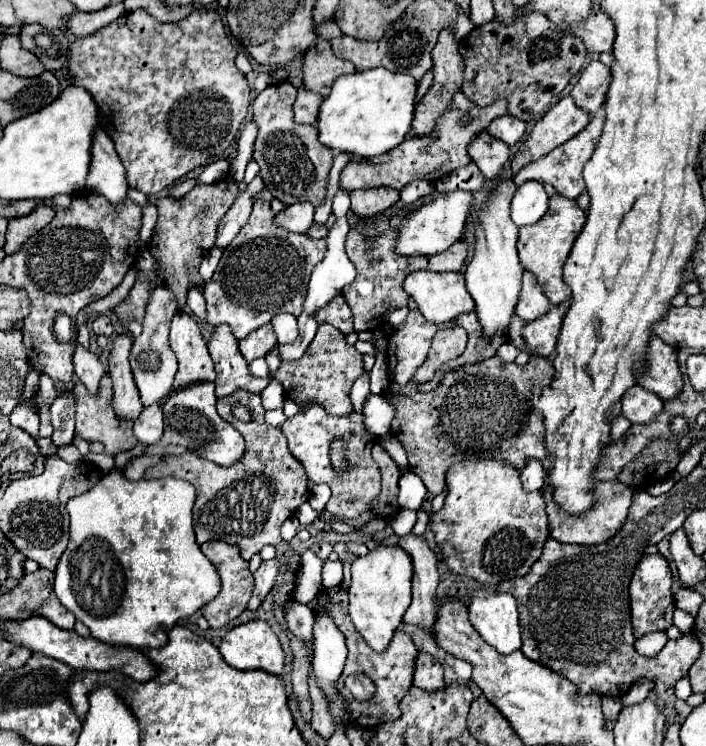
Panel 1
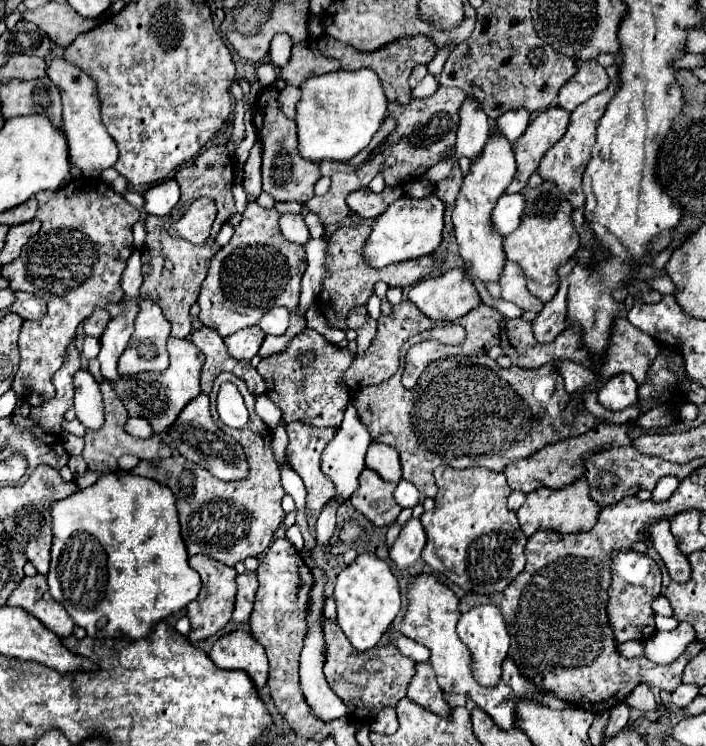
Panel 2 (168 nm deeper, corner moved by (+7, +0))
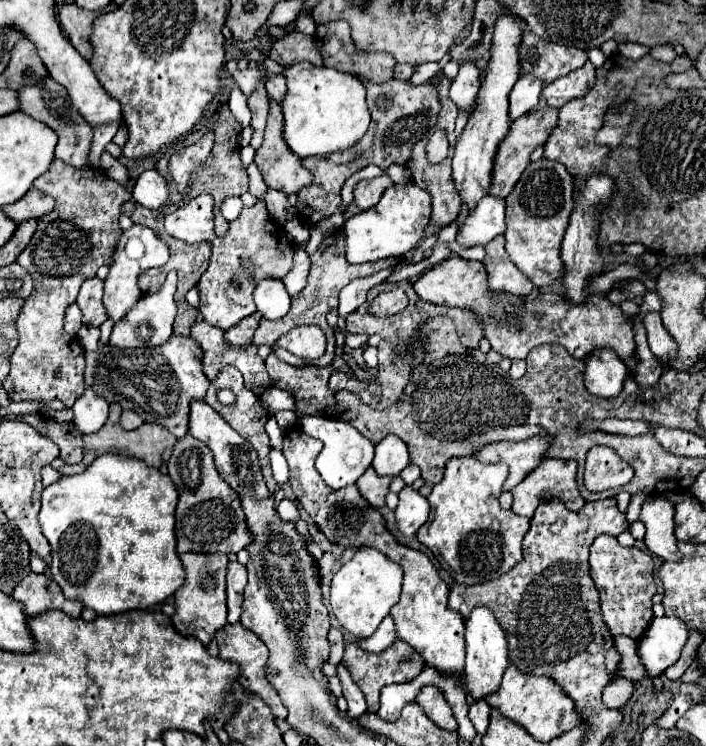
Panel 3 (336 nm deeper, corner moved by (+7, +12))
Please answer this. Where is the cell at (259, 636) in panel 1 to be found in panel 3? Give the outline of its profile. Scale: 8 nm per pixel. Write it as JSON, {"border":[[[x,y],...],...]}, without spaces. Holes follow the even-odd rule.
{"border":[[[225,624],[225,626],[215,634],[215,638],[217,638],[217,646],[219,646],[219,656],[221,656],[223,660],[229,660],[229,662],[235,662],[235,664],[241,666],[239,682],[241,682],[247,690],[255,692],[255,694],[273,710],[273,716],[275,716],[275,718],[285,718],[285,716],[287,716],[287,708],[283,706],[281,698],[277,696],[277,690],[275,690],[275,688],[269,684],[269,680],[265,678],[265,664],[267,664],[269,652],[267,652],[265,644],[261,642],[261,638],[259,638],[257,634],[253,634],[251,630],[247,630],[245,626],[241,626],[241,624]]]}

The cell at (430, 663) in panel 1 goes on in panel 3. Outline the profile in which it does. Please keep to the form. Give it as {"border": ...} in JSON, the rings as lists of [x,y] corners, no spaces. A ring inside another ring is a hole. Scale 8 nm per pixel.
{"border":[[[437,686],[421,688],[421,692],[417,694],[415,700],[439,728],[457,730],[457,722],[455,722],[451,708],[449,708],[449,702],[445,700],[445,696],[441,696],[441,690]]]}

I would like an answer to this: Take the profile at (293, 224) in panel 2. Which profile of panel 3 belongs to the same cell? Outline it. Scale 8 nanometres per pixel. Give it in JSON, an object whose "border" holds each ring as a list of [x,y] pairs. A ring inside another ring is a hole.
{"border":[[[267,190],[267,194],[263,196],[267,210],[271,214],[271,218],[283,226],[287,222],[287,196],[285,192],[277,192],[277,190]]]}

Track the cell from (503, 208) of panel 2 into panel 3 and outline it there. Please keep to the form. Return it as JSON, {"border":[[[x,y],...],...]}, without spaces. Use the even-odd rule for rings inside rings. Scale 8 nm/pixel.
{"border":[[[485,196],[479,200],[477,208],[469,212],[461,232],[457,234],[457,242],[465,248],[469,246],[485,246],[489,240],[505,232],[505,198]]]}

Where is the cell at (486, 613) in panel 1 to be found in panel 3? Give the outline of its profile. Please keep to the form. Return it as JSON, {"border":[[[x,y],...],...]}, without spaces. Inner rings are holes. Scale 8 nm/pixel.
{"border":[[[477,606],[465,620],[465,678],[469,696],[473,700],[481,700],[487,694],[495,692],[501,684],[505,668],[511,664],[509,660],[509,646],[507,638],[503,634],[503,628],[499,626],[497,618],[493,616],[493,610],[487,606]]]}

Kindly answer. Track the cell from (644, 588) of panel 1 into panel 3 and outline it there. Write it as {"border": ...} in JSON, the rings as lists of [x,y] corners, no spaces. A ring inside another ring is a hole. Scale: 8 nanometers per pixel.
{"border":[[[609,534],[595,538],[591,546],[591,576],[599,590],[603,620],[613,636],[629,636],[633,640],[639,640],[645,634],[647,626],[653,620],[651,596],[657,592],[653,570],[653,558],[639,548],[621,546],[617,538]]]}

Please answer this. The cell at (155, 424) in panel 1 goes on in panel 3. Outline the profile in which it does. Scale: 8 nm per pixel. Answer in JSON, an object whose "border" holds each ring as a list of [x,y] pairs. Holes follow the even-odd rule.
{"border":[[[125,410],[125,412],[121,414],[121,426],[123,426],[125,430],[135,430],[135,428],[139,428],[141,424],[143,424],[143,420],[141,420],[141,416],[137,416],[135,412]]]}

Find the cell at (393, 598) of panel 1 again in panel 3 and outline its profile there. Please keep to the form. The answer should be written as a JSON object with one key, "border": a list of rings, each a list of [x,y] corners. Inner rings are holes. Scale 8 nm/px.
{"border":[[[359,548],[355,556],[345,562],[333,576],[331,582],[331,608],[337,616],[341,628],[349,630],[357,638],[369,638],[389,614],[389,610],[399,602],[403,572],[401,566],[391,562],[385,554],[373,548]]]}

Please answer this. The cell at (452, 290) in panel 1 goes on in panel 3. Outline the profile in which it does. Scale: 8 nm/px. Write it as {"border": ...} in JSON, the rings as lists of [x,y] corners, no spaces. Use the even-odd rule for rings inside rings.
{"border":[[[449,256],[445,258],[441,264],[433,266],[431,270],[427,270],[415,284],[413,284],[417,296],[425,302],[431,304],[439,304],[439,306],[459,306],[459,308],[469,308],[473,312],[477,312],[481,316],[481,320],[485,320],[485,336],[491,342],[491,348],[505,356],[505,358],[527,358],[527,354],[539,346],[545,344],[545,336],[547,336],[547,344],[561,344],[567,348],[567,352],[573,358],[587,358],[591,356],[595,350],[599,348],[611,348],[619,354],[621,360],[629,360],[635,352],[635,332],[633,332],[633,322],[631,316],[625,316],[621,312],[619,306],[611,304],[607,300],[607,296],[601,294],[593,294],[589,296],[589,300],[585,304],[571,304],[569,300],[565,300],[559,294],[547,292],[547,294],[539,294],[535,300],[531,302],[523,302],[523,298],[517,298],[513,294],[499,294],[487,286],[487,274],[485,274],[485,266],[483,262],[473,262],[473,260],[465,260],[461,256]]]}

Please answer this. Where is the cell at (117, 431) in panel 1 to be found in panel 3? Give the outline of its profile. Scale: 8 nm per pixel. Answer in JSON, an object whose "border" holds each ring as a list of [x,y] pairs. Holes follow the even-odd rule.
{"border":[[[111,404],[111,412],[109,412],[109,420],[105,422],[105,426],[101,430],[97,430],[95,434],[87,434],[83,436],[83,442],[85,442],[85,456],[83,456],[83,464],[89,466],[93,460],[97,460],[99,456],[103,454],[127,454],[127,456],[135,456],[139,460],[143,460],[145,464],[149,466],[155,466],[159,468],[161,466],[161,454],[167,446],[173,446],[175,444],[175,436],[165,430],[163,426],[159,424],[143,424],[141,428],[137,430],[125,430],[121,428],[121,408],[117,408],[117,404]]]}

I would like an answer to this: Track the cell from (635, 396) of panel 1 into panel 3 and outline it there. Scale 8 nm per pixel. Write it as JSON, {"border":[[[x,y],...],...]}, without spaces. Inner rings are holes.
{"border":[[[595,350],[585,360],[585,388],[601,398],[613,398],[623,390],[629,376],[627,364],[613,350]]]}

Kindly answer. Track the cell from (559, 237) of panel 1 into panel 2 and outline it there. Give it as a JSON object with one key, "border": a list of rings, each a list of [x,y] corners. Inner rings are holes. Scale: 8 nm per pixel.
{"border":[[[545,180],[543,184],[535,188],[525,188],[525,210],[521,216],[519,228],[509,234],[503,240],[503,250],[505,256],[513,262],[517,262],[527,278],[527,290],[537,296],[543,302],[549,302],[557,288],[559,288],[559,276],[557,268],[577,252],[579,244],[579,234],[573,230],[571,224],[571,204],[567,202],[565,196],[561,196],[561,190],[557,188],[555,182]]]}

